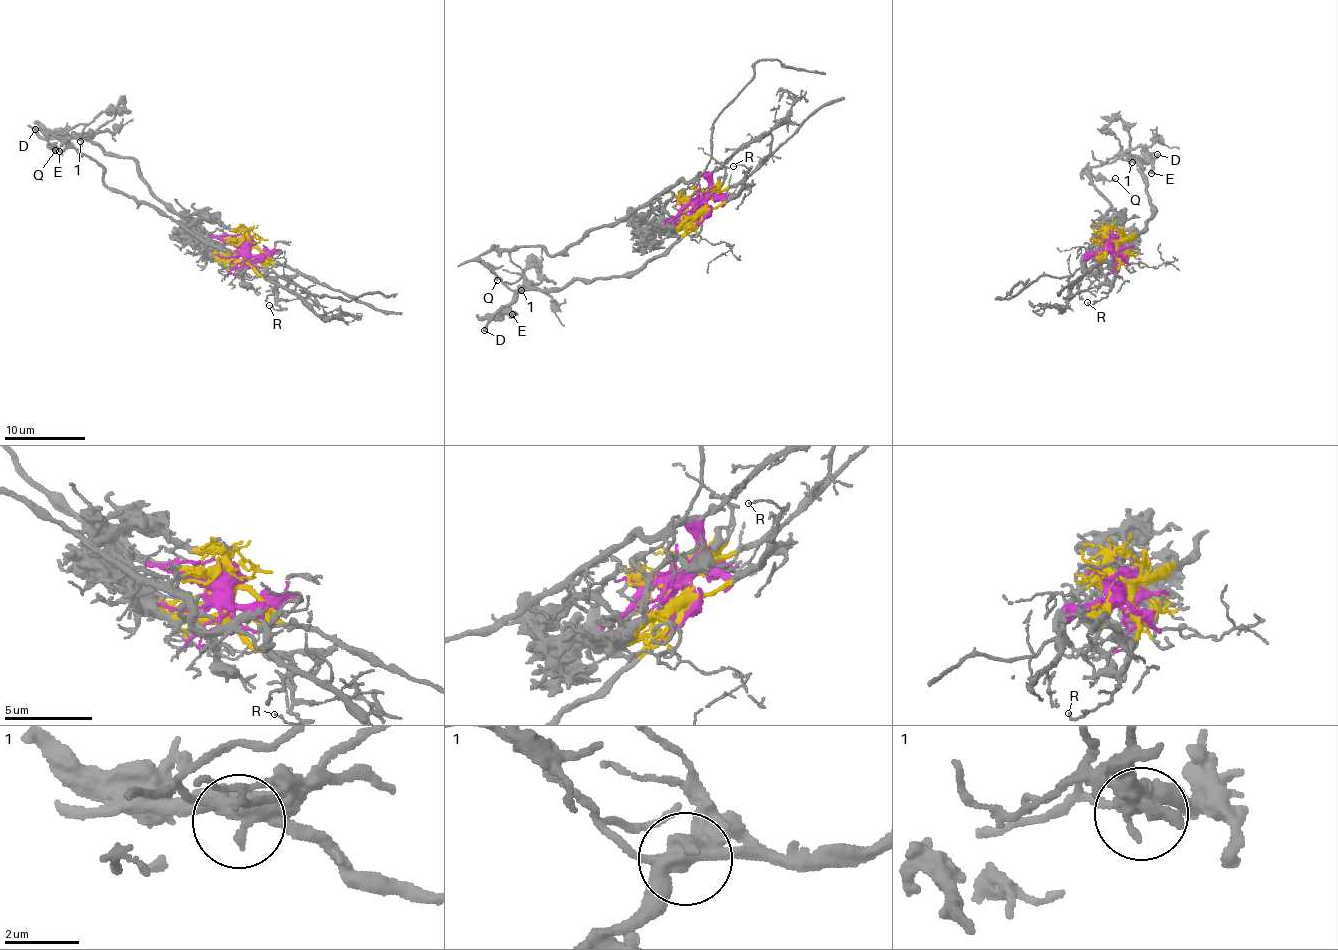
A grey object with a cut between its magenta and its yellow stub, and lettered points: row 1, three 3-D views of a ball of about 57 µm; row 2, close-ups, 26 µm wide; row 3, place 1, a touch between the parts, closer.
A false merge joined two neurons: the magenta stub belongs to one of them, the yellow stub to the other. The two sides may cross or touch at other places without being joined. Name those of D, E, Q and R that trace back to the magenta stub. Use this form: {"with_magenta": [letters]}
{"with_magenta": ["Q"]}

